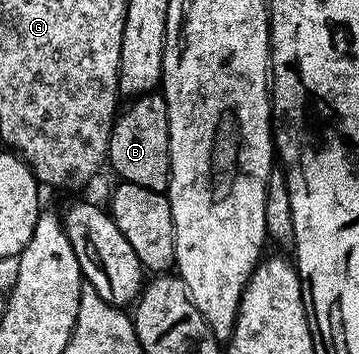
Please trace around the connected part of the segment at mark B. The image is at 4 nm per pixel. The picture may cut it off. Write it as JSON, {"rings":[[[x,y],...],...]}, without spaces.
{"rings":[[[152,92],[141,94],[138,98],[128,101],[127,107],[122,107],[121,113],[115,119],[115,126],[111,129],[111,139],[107,156],[109,166],[120,175],[122,181],[141,184],[141,188],[149,188],[160,192],[166,191],[171,183],[171,149],[169,148],[169,116],[167,115],[167,101],[162,93]]]}

